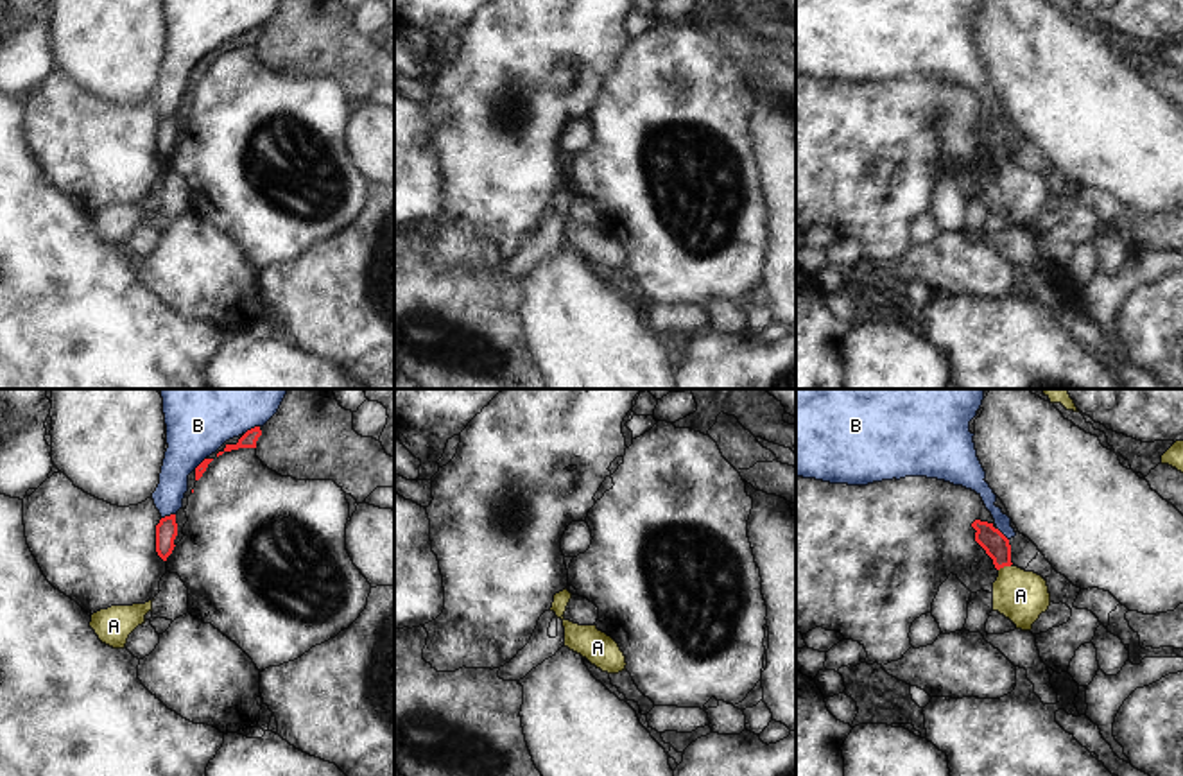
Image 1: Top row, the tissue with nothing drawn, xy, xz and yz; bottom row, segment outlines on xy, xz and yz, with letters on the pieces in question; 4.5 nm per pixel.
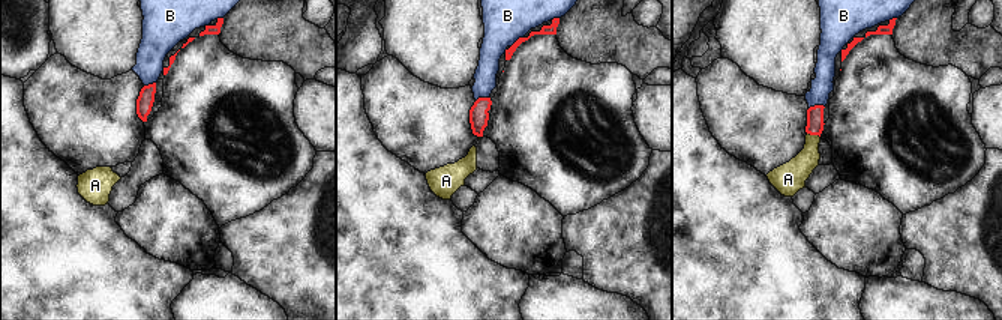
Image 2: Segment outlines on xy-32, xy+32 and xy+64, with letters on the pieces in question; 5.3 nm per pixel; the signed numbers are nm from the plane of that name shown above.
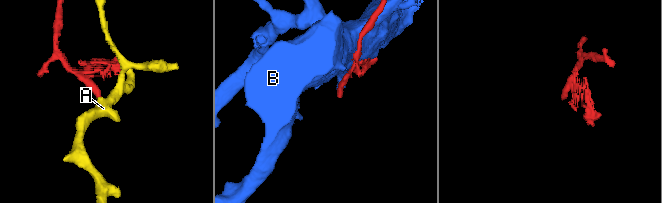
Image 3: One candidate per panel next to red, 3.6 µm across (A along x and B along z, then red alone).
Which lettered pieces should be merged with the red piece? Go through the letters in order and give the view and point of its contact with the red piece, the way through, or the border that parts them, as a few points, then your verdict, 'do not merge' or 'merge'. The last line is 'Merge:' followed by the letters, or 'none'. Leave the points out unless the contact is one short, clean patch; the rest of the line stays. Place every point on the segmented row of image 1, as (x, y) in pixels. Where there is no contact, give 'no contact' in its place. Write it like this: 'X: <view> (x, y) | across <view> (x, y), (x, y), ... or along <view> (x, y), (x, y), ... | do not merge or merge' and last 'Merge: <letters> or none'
A: yz (1004, 565) | across yz (992, 540), (1004, 565), (1020, 595) | merge
B: xy (251, 429) | do not merge
Merge: A

